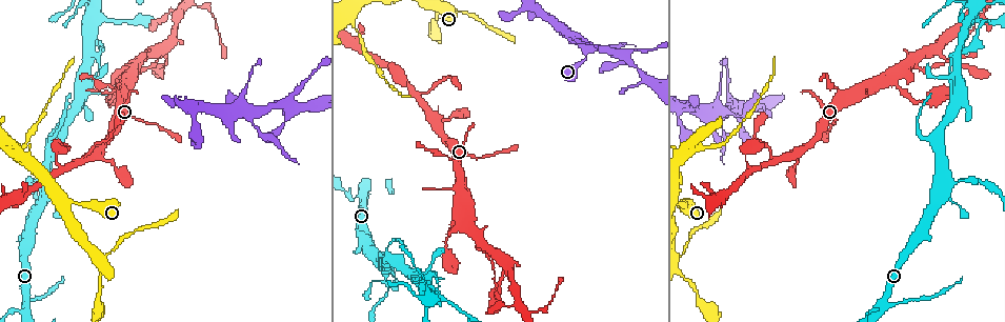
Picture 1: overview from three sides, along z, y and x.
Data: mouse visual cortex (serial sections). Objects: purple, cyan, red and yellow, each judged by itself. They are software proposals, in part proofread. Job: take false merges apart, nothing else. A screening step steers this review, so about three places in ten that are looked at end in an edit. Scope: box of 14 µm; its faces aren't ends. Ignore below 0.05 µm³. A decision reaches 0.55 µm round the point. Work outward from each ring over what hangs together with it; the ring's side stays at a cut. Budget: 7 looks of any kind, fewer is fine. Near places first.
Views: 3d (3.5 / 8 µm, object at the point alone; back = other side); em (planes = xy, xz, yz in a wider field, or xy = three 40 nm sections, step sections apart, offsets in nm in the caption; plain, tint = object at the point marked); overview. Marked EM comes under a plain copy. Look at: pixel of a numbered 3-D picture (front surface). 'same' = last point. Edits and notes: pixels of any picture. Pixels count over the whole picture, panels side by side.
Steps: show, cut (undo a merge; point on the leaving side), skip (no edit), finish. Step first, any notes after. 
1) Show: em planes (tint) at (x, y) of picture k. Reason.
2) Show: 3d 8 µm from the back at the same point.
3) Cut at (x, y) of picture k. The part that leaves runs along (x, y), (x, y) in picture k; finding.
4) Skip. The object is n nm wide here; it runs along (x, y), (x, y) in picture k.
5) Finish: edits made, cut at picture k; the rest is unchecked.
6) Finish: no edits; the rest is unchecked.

Show: 3d 3.5 µm at (622, 57) of picture 1. Abrupt turn.

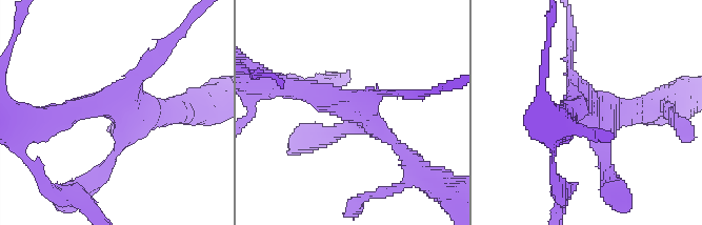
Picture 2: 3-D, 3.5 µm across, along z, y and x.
Show: em planes (tint) at (356, 107) of picture 2. 4 arms meet here; the arms are 150, 200, 200, 300 nm wide.

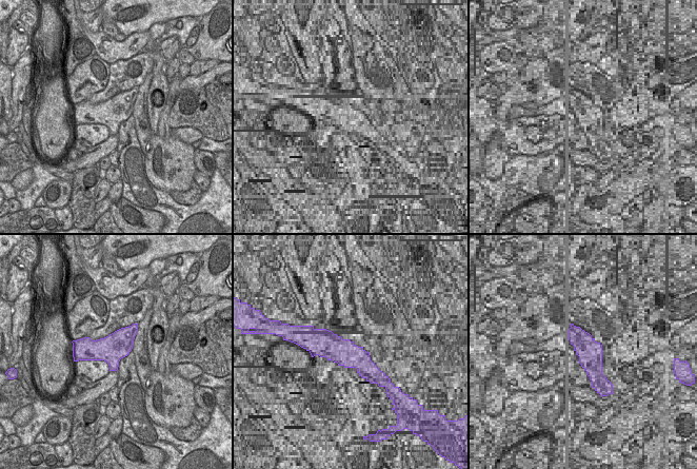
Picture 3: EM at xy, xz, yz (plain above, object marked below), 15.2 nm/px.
Skip. The object is 420 nm wide here; it runs along (292, 87), (347, 103), (405, 157) in picture 2; all the same cell.

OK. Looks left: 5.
Show: 3d 3.5 µm at (112, 249) of picture 1.

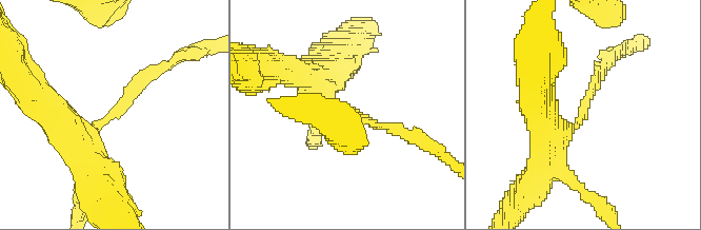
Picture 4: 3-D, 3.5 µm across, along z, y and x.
Show: em xy step 1 (tint) at (110, 113) of picture 4. The arms are 150, 450 nm wide.

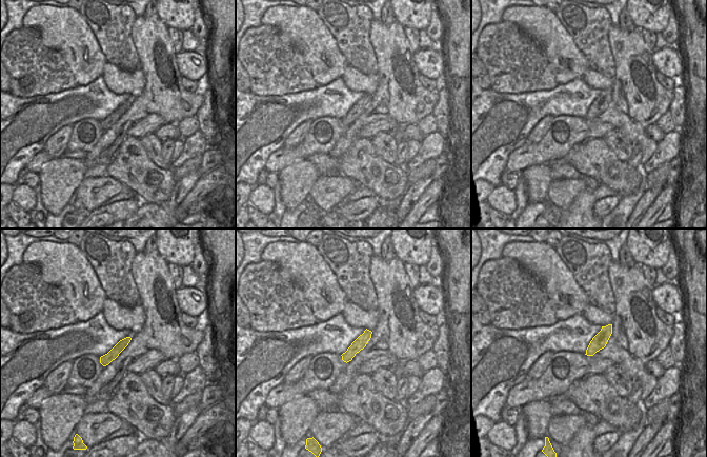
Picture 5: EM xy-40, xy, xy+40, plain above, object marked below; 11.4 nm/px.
Show: em planes (tint) at the same point. Cut it another way.

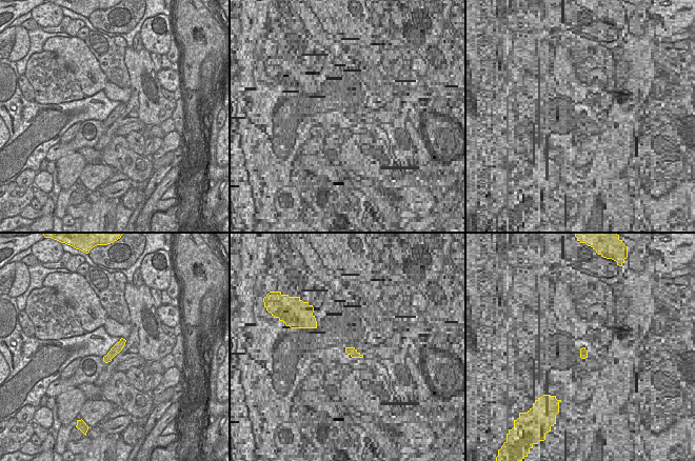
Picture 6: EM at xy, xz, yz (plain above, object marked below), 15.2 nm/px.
Cut at (127, 102) of picture 4. The part that leaves runs along (101, 123), (136, 81), (175, 59) in picture 4; a second cell is stuck on.

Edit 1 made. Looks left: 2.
Show: 3d 3.5 µm at (352, 17) of picture 1. Looks like a crossing.

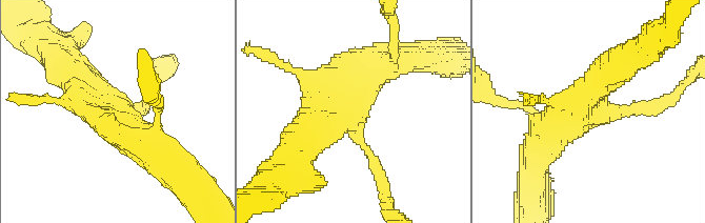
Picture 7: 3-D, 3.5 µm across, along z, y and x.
Show: em xy step 3 (tint) at (118, 112) of picture 7. 4 arms meet here; the arms are 150, 250, 450, 500 nm wide.

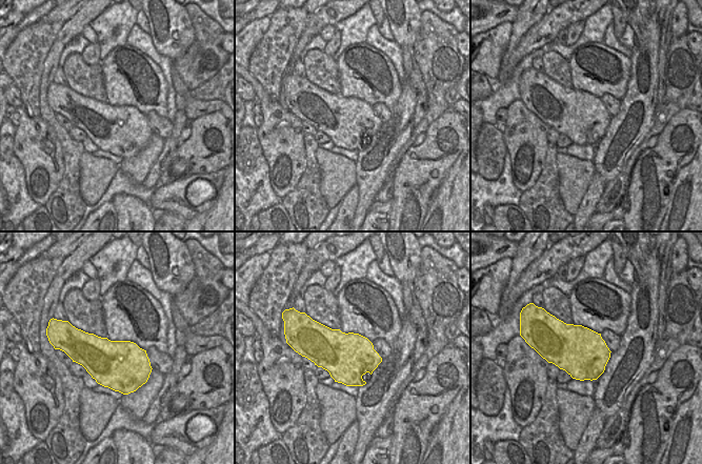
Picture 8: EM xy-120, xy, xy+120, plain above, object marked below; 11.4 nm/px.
Cut at (377, 164) of picture 7. The object is 550 nm wide here; a second cell is stuck on.

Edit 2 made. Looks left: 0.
Finish: edits made, cut at picture 4, cut at picture 7; the rest is unchecked.

